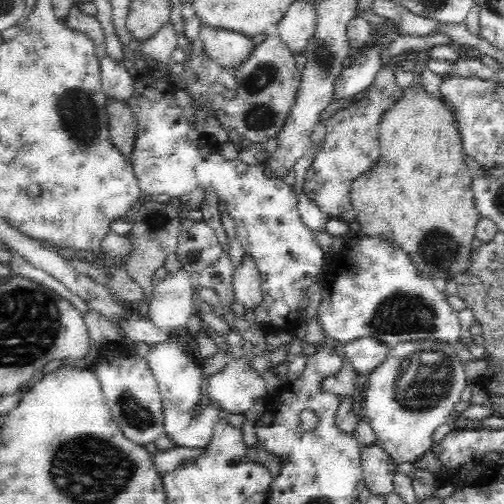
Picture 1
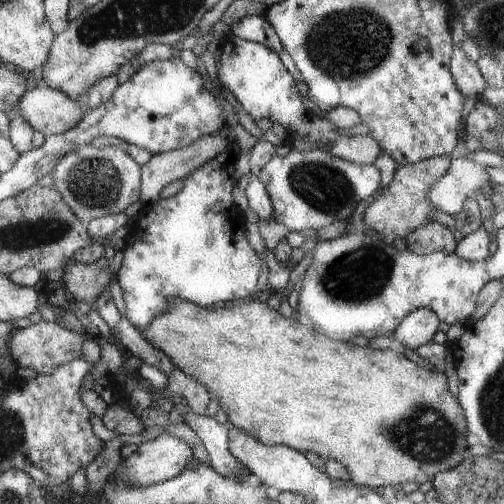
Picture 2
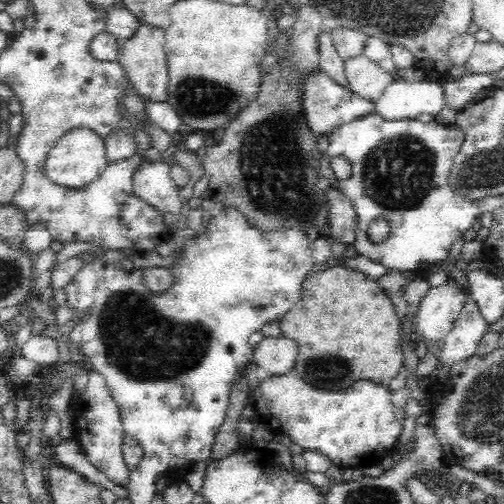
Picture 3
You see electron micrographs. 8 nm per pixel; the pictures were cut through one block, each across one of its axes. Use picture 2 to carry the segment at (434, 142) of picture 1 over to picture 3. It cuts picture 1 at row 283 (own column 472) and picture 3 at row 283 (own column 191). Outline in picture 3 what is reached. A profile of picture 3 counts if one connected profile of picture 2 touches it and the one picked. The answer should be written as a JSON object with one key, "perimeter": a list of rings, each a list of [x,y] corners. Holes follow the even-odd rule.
{"perimeter":[[[338,264],[324,272],[312,272],[302,284],[302,300],[288,314],[284,314],[278,324],[282,330],[282,338],[298,342],[296,376],[318,390],[344,392],[356,382],[390,386],[390,382],[400,374],[400,368],[404,368],[402,322],[392,300],[388,298],[380,282],[372,280],[364,272],[350,270],[344,264]]]}

